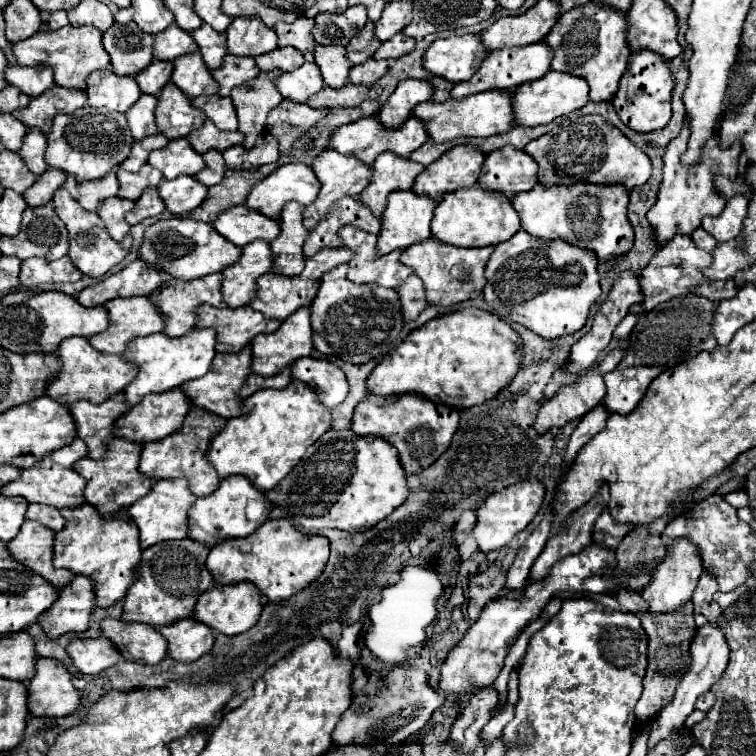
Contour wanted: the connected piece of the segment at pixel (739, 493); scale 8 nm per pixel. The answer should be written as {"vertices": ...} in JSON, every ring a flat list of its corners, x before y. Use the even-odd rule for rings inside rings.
{"vertices":[[736,490,736,492,730,492,724,496,724,500,728,500,734,508,744,508,748,506,748,494,744,490]]}

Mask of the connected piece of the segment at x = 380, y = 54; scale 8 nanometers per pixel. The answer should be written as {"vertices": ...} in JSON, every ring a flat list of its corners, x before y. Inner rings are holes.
{"vertices":[[400,32,400,34,396,34,394,38,382,42,382,46,376,50,374,58,376,58,376,60,398,60,400,56,412,52,414,46,416,46,416,40,412,40,412,38,408,38,408,36,404,36,404,34]]}

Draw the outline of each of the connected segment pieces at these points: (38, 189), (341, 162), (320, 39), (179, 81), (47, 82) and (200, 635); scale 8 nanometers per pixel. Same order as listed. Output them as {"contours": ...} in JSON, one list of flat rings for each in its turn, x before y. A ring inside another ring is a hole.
{"contours":[[[48,168,42,176,38,176,36,184,28,188,28,192,24,192,24,200,28,202,28,206,46,206,52,202,54,192,64,184,64,180,66,180,64,172]],[[332,148,324,150,322,154,318,154,318,156,314,158,312,170,314,170,316,178,322,182,322,190,320,190,318,198,316,198,310,206,304,208,304,226,306,226,308,230,312,230,312,228,326,216,326,212,330,210,330,206,332,206,336,200,340,200,340,198,344,198,344,196,360,196,360,192,370,184,372,172,374,172,372,166,356,160,354,156,344,156,344,154,340,154,340,152,334,152]],[[356,4,350,6,346,12,342,14,320,14,314,18,316,26,312,30,312,36,316,38,318,44,340,44,346,46,348,40,360,32,360,28,364,28,364,24,368,22,366,16,366,8]],[[200,52,184,54,174,60,172,82,176,82,176,86,188,98,196,98,196,96,200,96,200,92,206,92,206,96,218,94,218,84,212,78,208,66,204,64]],[[10,66,6,72,6,80,20,88,30,98,38,98,54,84,52,68,28,68,28,66]],[[184,618,168,628,160,628,160,634,168,640,168,656,180,662,198,660,202,654,210,652,214,644,212,628,194,618]]]}

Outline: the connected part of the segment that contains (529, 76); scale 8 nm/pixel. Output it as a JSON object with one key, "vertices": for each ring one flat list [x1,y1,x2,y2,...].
{"vertices":[[534,42,528,46,520,46,520,48,492,50,488,54,488,60,484,60,484,64,478,68,478,72,470,80,454,84,450,96,464,98,464,96,470,96,476,92,496,90,496,88,498,90,514,90,524,82,532,82,532,80,538,80,540,76,544,76,550,70,550,62,552,62,552,48,548,48,548,44,542,44,542,42]]}

